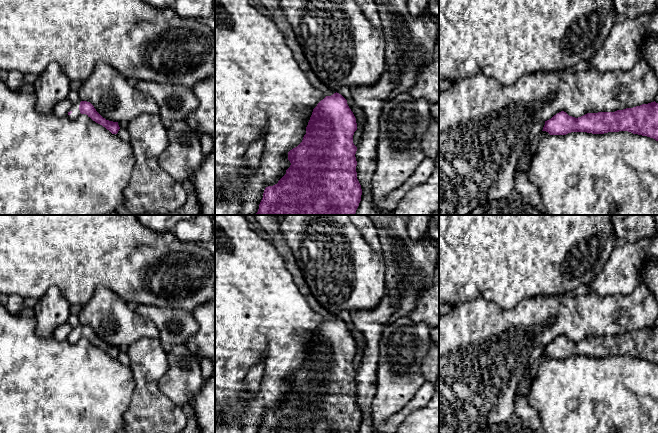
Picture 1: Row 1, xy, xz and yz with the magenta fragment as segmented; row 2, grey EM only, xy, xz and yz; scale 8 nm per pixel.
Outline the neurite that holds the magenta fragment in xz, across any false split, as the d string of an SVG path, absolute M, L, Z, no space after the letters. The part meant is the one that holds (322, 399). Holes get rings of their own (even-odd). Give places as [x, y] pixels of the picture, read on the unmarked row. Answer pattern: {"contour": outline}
{"contour": "M252 215L262 230L271 237L271 243L284 259L294 283L311 308L326 321L313 333L302 366L288 376L291 389L286 398L273 410L265 412L259 433L357 433L362 413L357 403L356 375L353 359L357 354L356 342L339 317L326 311L315 299L308 287L286 240L280 232L280 221L275 215Z"}

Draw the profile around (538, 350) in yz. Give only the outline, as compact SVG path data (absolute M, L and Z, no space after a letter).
M540 344L534 348L529 358L529 368L532 367L535 361L543 354L544 349L545 349L545 345L543 344Z

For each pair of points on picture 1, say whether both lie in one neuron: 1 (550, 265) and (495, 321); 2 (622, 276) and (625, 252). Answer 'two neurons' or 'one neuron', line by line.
1: two neurons
2: one neuron

